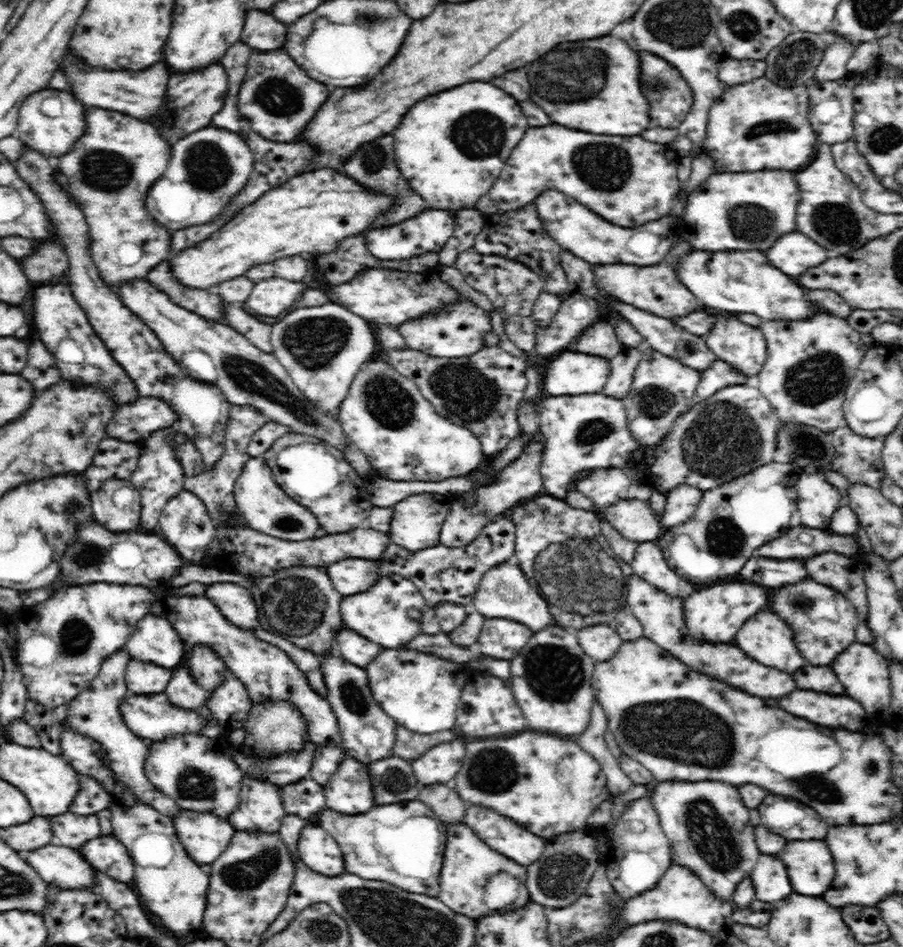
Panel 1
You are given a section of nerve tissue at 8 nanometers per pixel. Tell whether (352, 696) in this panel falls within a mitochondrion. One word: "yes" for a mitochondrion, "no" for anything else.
yes

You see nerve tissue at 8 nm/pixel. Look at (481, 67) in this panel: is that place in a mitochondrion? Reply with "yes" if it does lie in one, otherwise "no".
no

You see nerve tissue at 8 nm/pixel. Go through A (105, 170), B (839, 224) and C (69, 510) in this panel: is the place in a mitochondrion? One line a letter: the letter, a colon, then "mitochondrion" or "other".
A: mitochondrion
B: mitochondrion
C: mitochondrion

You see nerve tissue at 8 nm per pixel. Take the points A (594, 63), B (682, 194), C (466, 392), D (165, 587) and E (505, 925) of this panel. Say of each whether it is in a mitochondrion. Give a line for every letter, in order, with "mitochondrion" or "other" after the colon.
A: mitochondrion
B: other
C: mitochondrion
D: other
E: other

